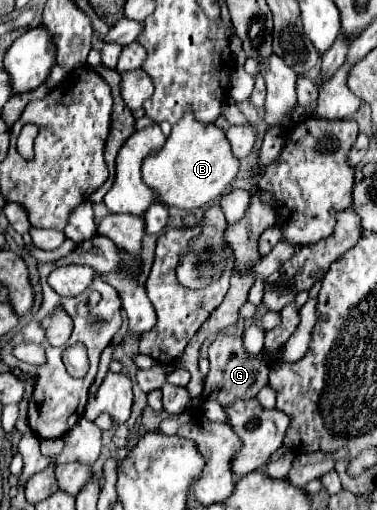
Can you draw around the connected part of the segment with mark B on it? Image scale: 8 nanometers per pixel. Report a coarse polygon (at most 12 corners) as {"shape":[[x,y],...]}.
{"shape":[[183,117],[145,157],[159,203],[197,209],[239,171],[223,129]]}

